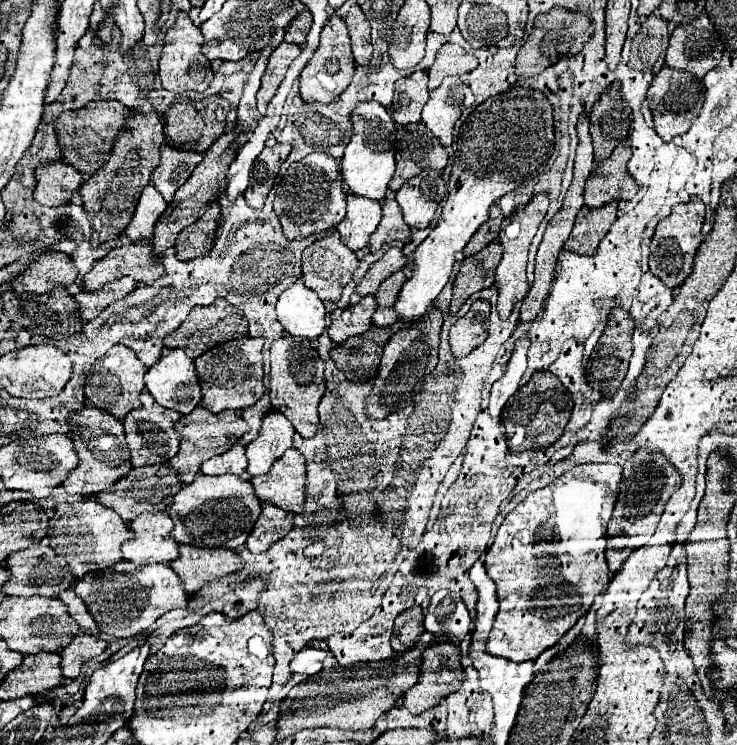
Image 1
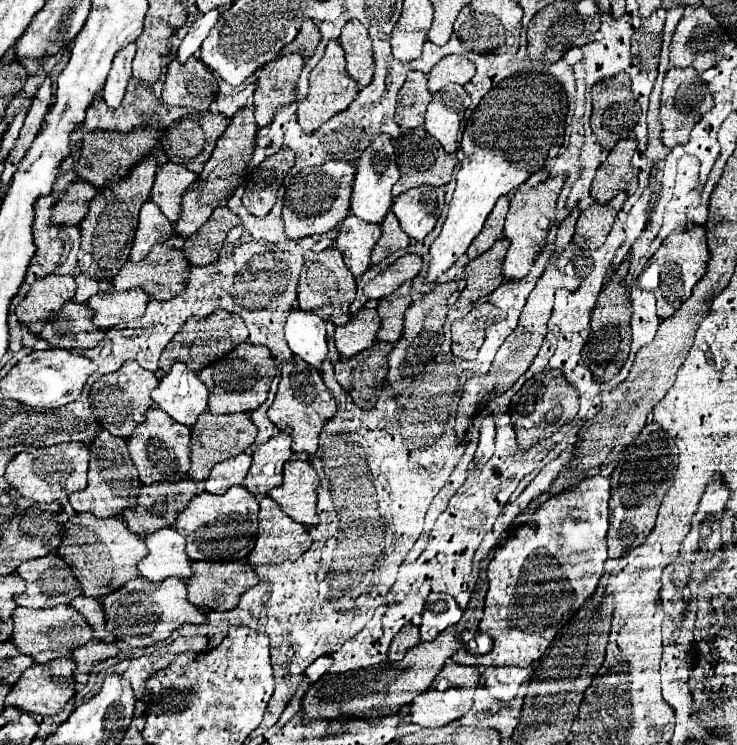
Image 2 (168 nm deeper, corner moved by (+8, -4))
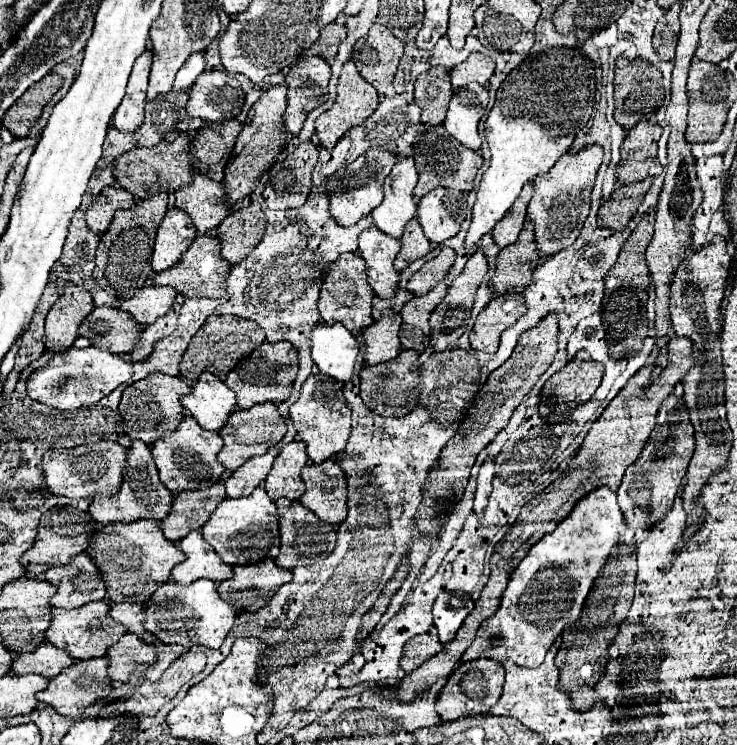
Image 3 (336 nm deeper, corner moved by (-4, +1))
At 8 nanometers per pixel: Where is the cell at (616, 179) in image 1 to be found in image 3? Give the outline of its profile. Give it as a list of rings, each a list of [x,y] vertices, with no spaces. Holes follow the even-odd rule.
[[[648,121],[638,123],[624,139],[620,147],[620,163],[616,167],[616,179],[622,185],[658,177],[662,173],[662,165],[656,159],[656,141],[662,135],[660,125],[652,125]]]

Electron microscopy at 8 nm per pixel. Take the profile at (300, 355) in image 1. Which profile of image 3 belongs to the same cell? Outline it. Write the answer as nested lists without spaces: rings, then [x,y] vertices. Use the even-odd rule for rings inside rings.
[[[316,373],[310,375],[300,389],[300,397],[290,405],[290,419],[298,431],[298,437],[306,443],[306,451],[312,463],[322,463],[324,459],[340,453],[350,437],[350,407],[342,397],[342,383],[332,381],[332,377]]]

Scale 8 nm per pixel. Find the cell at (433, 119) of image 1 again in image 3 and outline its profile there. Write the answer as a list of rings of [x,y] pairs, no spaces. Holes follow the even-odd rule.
[[[470,83],[454,91],[444,127],[446,131],[458,139],[468,149],[480,149],[482,139],[478,135],[478,121],[484,115],[488,103],[488,91],[480,83]]]

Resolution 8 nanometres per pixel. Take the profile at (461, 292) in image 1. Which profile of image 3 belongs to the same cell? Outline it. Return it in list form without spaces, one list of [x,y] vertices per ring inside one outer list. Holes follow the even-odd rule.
[[[524,227],[516,243],[504,247],[496,257],[496,271],[488,283],[492,293],[504,293],[512,287],[526,287],[532,283],[532,271],[538,265],[538,251],[534,243],[534,227]]]

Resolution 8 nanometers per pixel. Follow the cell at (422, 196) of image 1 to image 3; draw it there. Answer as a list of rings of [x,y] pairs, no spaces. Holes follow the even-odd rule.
[[[436,187],[420,199],[416,219],[426,237],[436,245],[456,235],[468,213],[470,209],[466,203],[466,193],[448,187]]]

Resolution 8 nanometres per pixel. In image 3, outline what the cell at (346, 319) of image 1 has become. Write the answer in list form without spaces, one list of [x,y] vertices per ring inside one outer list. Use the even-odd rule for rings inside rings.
[[[386,311],[378,321],[368,325],[368,329],[362,331],[364,343],[366,343],[366,363],[376,365],[388,359],[394,359],[400,353],[400,315]]]

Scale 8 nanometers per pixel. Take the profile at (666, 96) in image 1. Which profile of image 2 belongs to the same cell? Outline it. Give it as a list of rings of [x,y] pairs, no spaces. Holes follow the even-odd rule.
[[[670,68],[664,80],[662,88],[662,108],[660,108],[660,118],[662,118],[662,140],[664,146],[674,148],[678,144],[686,144],[690,138],[692,128],[704,118],[708,110],[712,110],[714,98],[710,94],[708,84],[702,80],[702,76],[692,70],[692,68]]]

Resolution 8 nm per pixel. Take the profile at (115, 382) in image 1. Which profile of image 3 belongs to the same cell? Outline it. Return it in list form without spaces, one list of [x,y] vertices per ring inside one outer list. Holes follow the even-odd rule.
[[[160,371],[150,373],[148,377],[128,385],[124,389],[120,405],[118,405],[122,425],[124,425],[124,433],[132,439],[140,439],[146,445],[152,445],[156,439],[174,431],[184,417],[180,397],[186,395],[188,389],[190,387],[182,377],[172,377],[172,375],[166,375],[166,373],[160,373]]]

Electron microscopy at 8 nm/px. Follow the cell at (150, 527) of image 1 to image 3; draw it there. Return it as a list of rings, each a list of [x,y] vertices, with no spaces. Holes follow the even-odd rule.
[[[200,531],[188,533],[188,537],[176,541],[176,545],[186,555],[184,563],[174,565],[172,569],[172,581],[180,585],[188,585],[196,579],[212,579],[212,581],[224,581],[232,577],[232,565],[226,565],[216,551],[202,539]]]

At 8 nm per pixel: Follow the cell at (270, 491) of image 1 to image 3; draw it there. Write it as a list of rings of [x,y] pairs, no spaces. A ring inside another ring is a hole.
[[[334,459],[322,461],[320,465],[308,463],[302,469],[306,491],[300,503],[312,509],[316,517],[326,523],[340,525],[346,519],[346,475]]]

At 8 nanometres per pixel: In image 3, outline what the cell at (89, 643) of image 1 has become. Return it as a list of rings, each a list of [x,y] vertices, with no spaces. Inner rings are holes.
[[[124,633],[124,637],[112,645],[112,649],[108,649],[106,659],[110,661],[108,677],[114,683],[126,683],[138,663],[156,661],[156,651],[154,645],[144,643],[132,633]]]

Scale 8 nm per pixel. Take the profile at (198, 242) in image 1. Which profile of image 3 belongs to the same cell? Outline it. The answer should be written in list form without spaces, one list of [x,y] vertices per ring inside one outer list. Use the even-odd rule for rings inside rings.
[[[250,203],[244,209],[234,209],[218,227],[218,237],[222,251],[220,255],[230,265],[236,265],[246,259],[246,255],[262,239],[266,227],[264,213],[258,203]]]

